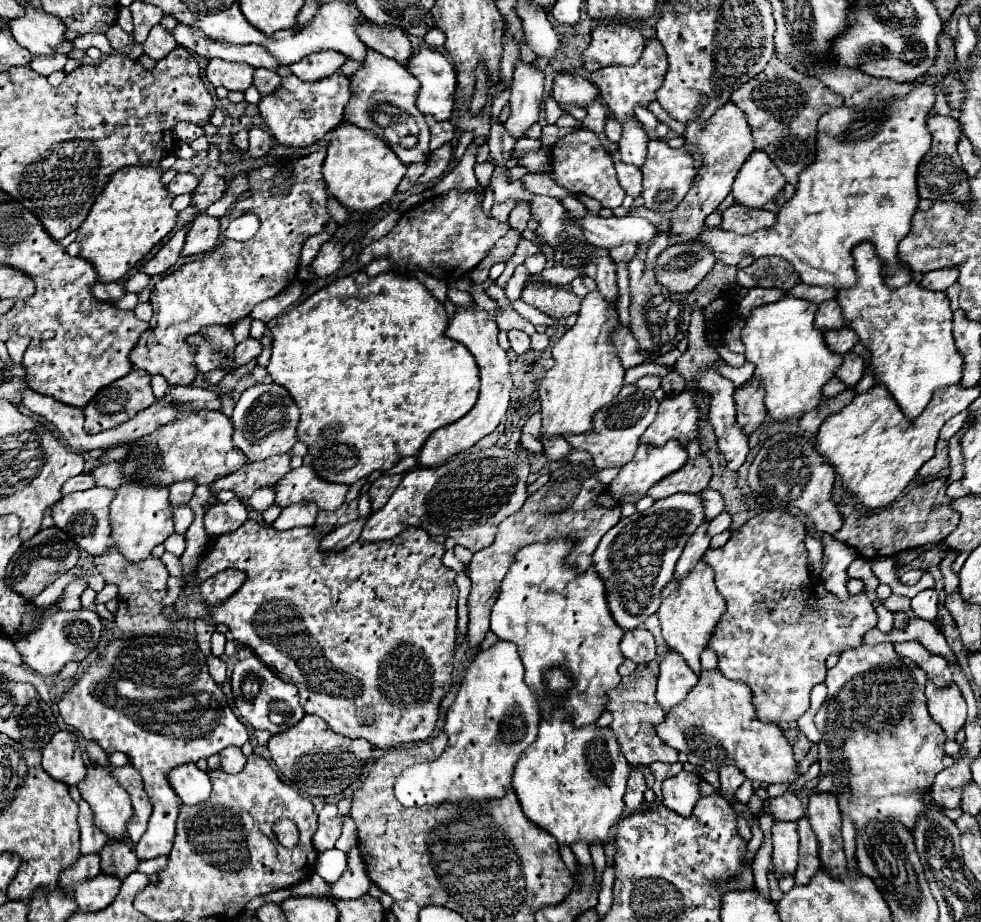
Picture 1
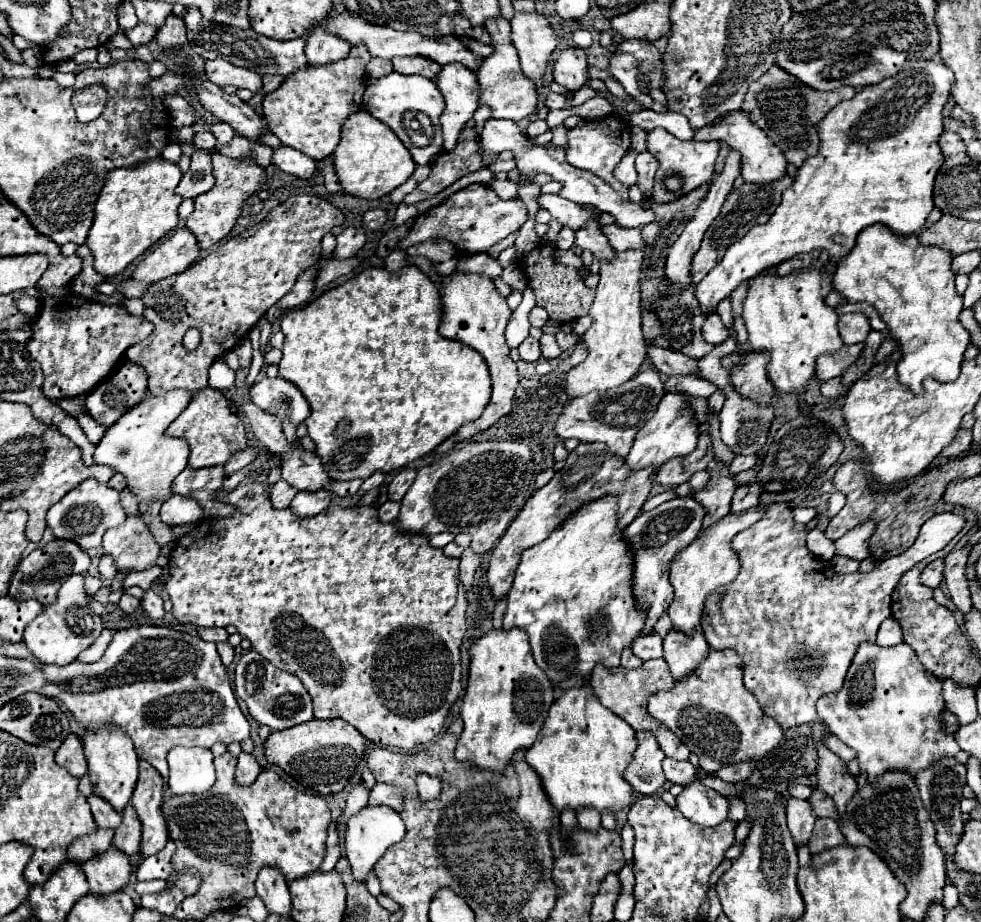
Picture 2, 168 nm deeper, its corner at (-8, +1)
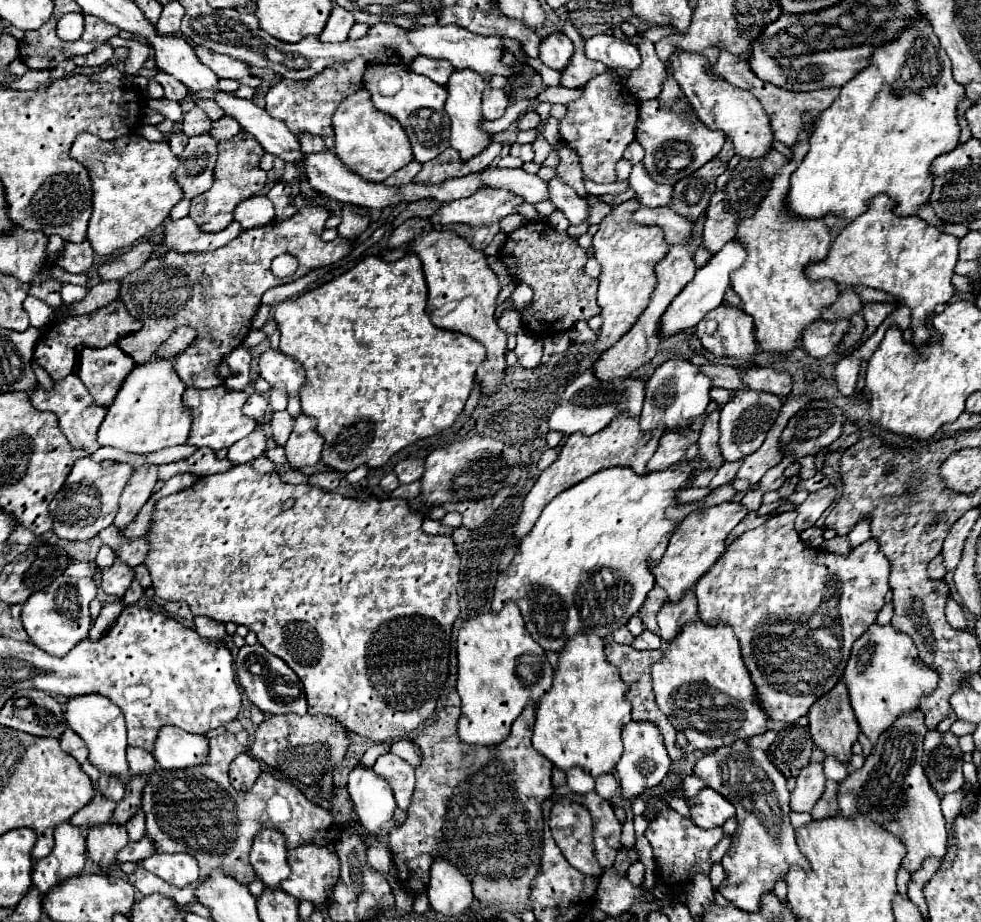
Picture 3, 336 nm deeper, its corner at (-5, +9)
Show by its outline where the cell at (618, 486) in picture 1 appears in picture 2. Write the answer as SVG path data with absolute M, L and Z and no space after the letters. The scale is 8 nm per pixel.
M666 391L656 413L646 421L644 427L638 429L634 437L634 445L624 461L628 469L646 469L646 467L658 469L662 463L670 461L672 457L682 457L692 453L696 449L698 435L700 435L698 421L694 419L694 407L688 401L688 395L682 391Z

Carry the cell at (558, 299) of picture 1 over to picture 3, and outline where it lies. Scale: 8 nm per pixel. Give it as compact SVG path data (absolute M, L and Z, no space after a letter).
M529 221L521 229L509 233L503 249L501 259L507 265L513 279L521 279L527 283L535 295L533 301L521 311L523 325L529 331L537 333L537 319L547 323L553 333L569 331L577 321L587 321L599 315L599 305L595 299L597 293L597 279L591 279L583 273L587 263L587 251L577 245L567 233L555 231L549 223Z

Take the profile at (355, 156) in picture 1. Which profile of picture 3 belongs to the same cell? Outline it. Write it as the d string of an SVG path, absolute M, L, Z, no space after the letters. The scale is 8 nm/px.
M359 89L357 93L341 101L333 115L333 131L335 131L335 155L343 161L347 169L357 173L365 181L383 183L391 173L399 171L409 161L413 161L407 133L401 129L397 119L373 107L367 89Z

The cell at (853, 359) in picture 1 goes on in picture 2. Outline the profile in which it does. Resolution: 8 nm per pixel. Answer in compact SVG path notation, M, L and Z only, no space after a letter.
M842 345L840 353L822 353L820 361L816 361L816 377L820 381L828 381L842 375L842 371L856 361L862 347L864 345Z

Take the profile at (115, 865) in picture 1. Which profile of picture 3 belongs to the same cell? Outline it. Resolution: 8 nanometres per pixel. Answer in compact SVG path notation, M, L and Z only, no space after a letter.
M131 777L129 785L125 787L125 797L115 807L111 823L127 825L127 821L141 809L141 793L145 783L147 783L145 777Z

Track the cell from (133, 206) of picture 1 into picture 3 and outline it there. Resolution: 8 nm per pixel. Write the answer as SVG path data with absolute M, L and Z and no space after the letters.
M83 133L75 139L71 157L79 159L91 175L93 213L87 241L101 257L111 257L159 229L169 217L173 205L183 199L181 187L175 181L179 159L173 155L167 141L151 143L145 137L121 137L109 143L91 133Z

